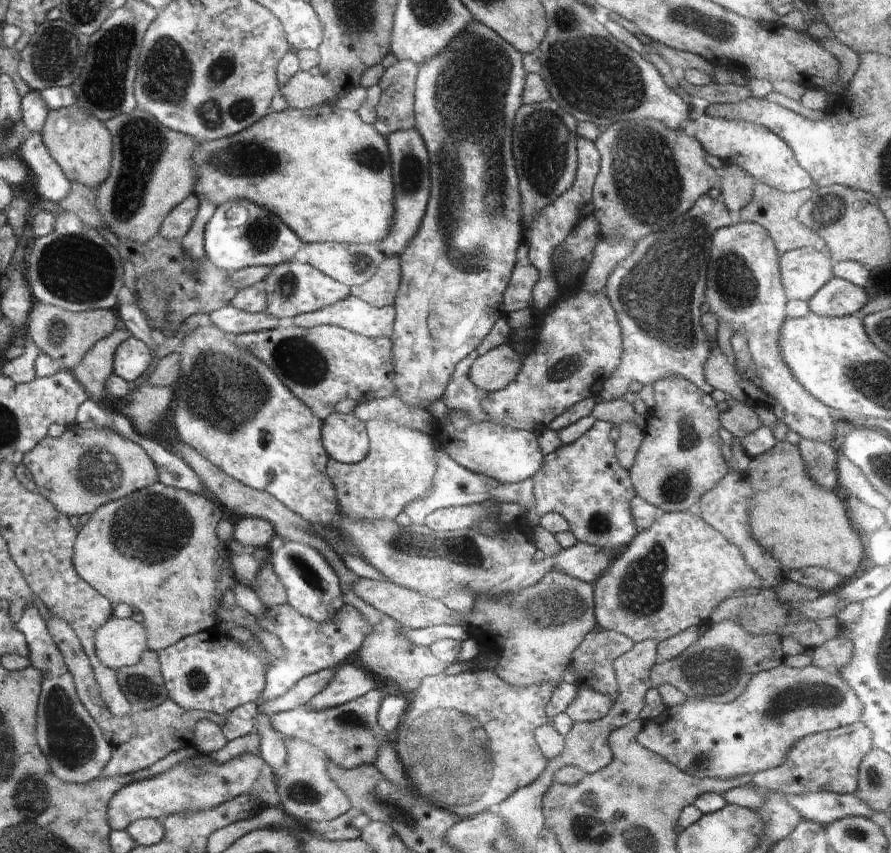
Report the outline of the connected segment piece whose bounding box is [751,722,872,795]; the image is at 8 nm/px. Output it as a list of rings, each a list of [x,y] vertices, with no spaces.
[[[856,722],[852,726],[836,728],[830,732],[809,735],[789,751],[785,762],[774,769],[754,774],[752,784],[756,787],[800,795],[820,790],[836,792],[836,794],[852,794],[856,792],[856,776],[858,776],[862,756],[872,748],[872,732],[868,732],[866,724]]]

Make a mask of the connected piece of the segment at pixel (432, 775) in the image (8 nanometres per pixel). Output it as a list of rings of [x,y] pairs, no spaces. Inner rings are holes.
[[[472,669],[460,674],[425,677],[418,689],[408,695],[406,714],[402,726],[398,726],[398,738],[394,738],[394,750],[402,758],[402,770],[410,778],[410,790],[426,802],[438,802],[462,818],[486,810],[486,806],[498,806],[502,798],[510,798],[516,788],[524,789],[534,782],[546,766],[546,760],[534,740],[534,730],[552,722],[544,714],[544,706],[550,702],[552,692],[560,681],[546,681],[538,686],[522,688],[506,684],[490,669]]]

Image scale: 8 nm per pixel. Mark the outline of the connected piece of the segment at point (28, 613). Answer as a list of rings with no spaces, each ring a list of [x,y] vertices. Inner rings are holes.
[[[28,605],[16,626],[25,637],[31,666],[41,671],[41,697],[37,703],[36,736],[42,755],[48,760],[50,773],[66,785],[85,786],[103,775],[113,752],[102,730],[78,701],[73,679],[65,661],[54,645],[37,605]]]

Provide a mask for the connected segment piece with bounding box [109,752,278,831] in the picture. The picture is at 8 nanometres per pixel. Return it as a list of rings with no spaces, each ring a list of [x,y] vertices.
[[[198,752],[195,758],[181,763],[162,775],[145,779],[140,783],[132,783],[120,790],[109,803],[109,824],[114,831],[126,830],[139,819],[156,819],[168,817],[183,811],[206,811],[218,807],[238,794],[260,794],[264,804],[276,806],[278,794],[270,774],[270,768],[260,760],[250,755],[218,765],[209,760],[209,755]]]

